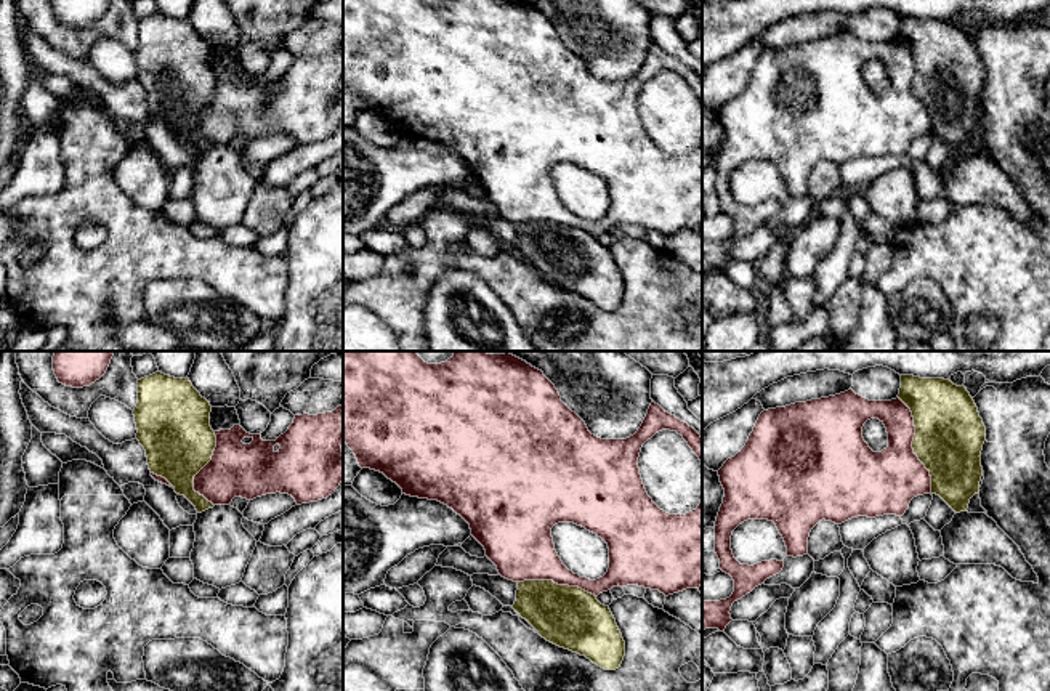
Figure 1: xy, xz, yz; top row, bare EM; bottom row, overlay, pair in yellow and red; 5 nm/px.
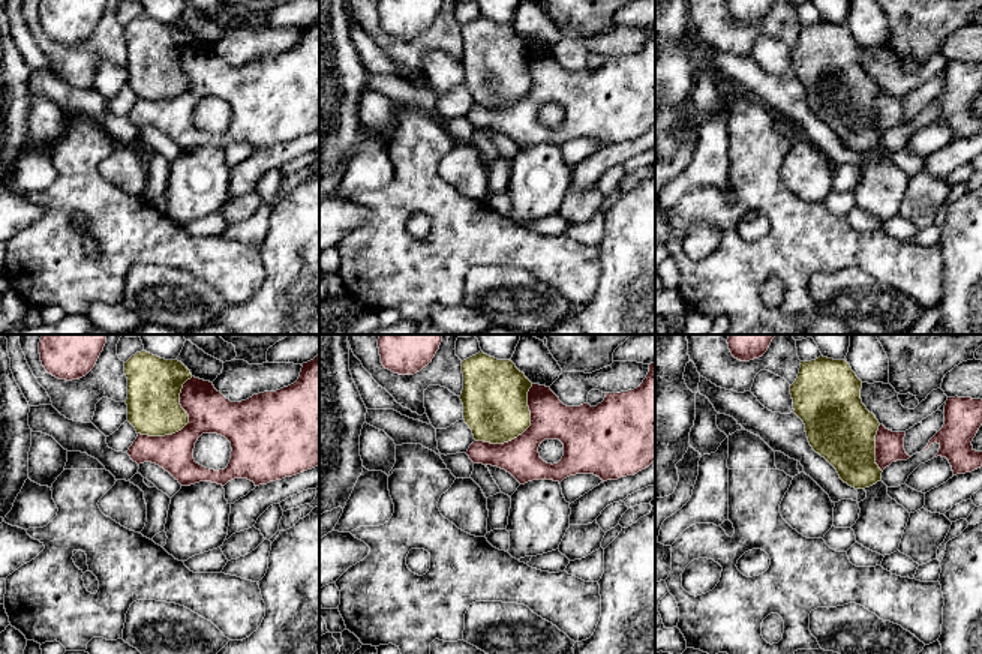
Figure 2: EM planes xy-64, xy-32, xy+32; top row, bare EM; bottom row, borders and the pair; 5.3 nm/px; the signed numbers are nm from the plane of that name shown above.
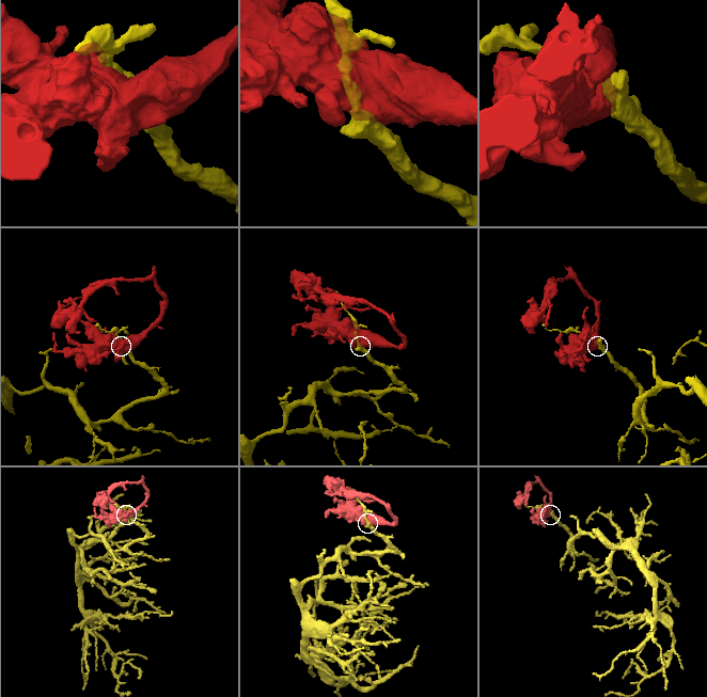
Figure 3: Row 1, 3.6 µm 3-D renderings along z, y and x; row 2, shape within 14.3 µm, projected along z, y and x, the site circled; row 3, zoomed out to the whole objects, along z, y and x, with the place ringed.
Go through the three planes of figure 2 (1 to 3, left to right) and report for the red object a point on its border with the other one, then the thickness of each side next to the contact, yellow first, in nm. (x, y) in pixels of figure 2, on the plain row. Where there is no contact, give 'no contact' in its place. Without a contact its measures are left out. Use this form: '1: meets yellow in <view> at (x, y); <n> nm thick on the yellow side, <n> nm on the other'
1: meets yellow in xy-64 at (186, 87); 280 nm thick on the yellow side, 220 nm on the other
2: meets yellow in xy-32 at (522, 96); 360 nm thick on the yellow side, 220 nm on the other
3: meets yellow in xy+32 at (874, 113); 360 nm thick on the yellow side, 160 nm on the other

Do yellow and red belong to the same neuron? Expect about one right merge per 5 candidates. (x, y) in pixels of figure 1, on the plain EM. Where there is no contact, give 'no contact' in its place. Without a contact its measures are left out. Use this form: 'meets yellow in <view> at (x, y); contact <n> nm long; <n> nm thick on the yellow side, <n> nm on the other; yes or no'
meets yellow in yz at (912, 85); contact 500 nm long; 360 nm thick on the yellow side, 320 nm on the other; no

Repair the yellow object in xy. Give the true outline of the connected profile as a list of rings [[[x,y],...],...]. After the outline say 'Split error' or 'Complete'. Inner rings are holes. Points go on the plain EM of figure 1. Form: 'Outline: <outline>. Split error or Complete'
Outline: [[[155,13],[138,21],[133,56],[149,111],[165,119],[197,154],[215,147],[194,131],[194,117],[212,101],[216,88],[210,53],[210,43],[189,19]]]. Complete

